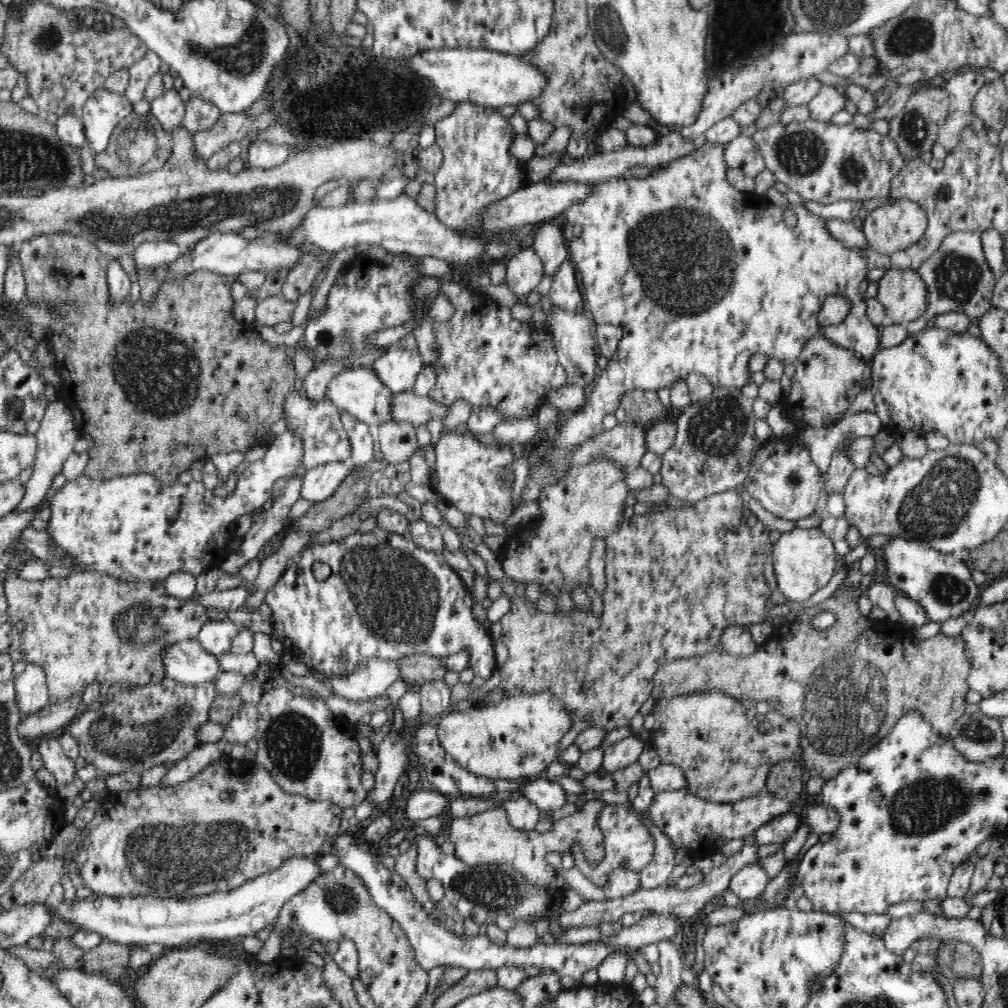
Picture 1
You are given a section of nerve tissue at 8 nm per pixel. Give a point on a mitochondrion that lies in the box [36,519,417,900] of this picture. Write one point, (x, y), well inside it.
(168, 856)

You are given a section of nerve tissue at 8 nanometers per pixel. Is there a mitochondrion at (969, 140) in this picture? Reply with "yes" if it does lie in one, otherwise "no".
no

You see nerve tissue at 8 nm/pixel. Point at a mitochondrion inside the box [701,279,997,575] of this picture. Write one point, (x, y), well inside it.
(935, 508)

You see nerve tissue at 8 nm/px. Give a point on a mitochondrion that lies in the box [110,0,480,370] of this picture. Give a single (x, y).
(246, 58)

